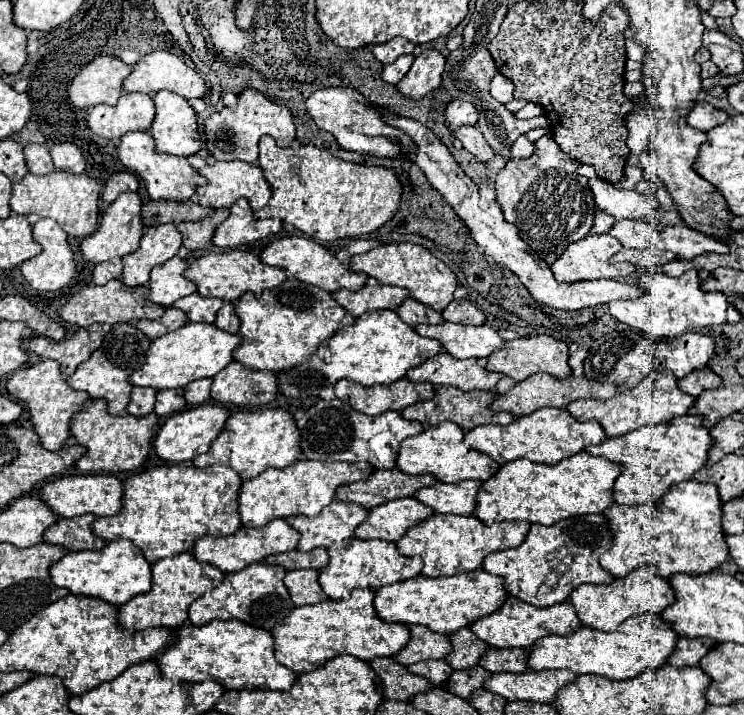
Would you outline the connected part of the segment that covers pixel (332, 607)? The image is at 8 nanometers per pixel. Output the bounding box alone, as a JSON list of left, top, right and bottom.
[270,589,408,673]

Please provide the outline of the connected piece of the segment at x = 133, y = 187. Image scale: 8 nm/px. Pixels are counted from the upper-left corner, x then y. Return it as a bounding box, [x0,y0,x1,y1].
[102,171,140,203]

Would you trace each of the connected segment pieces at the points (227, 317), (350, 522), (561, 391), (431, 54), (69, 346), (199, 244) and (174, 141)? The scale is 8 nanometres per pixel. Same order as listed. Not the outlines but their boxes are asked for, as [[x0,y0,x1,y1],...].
[[214,303,238,333],[286,501,368,551],[490,373,618,417],[396,49,444,99],[24,323,104,377],[176,209,228,251],[150,91,200,155]]

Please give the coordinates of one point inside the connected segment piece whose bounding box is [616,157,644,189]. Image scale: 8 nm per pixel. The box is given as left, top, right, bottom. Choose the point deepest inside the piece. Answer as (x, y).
(633, 173)

